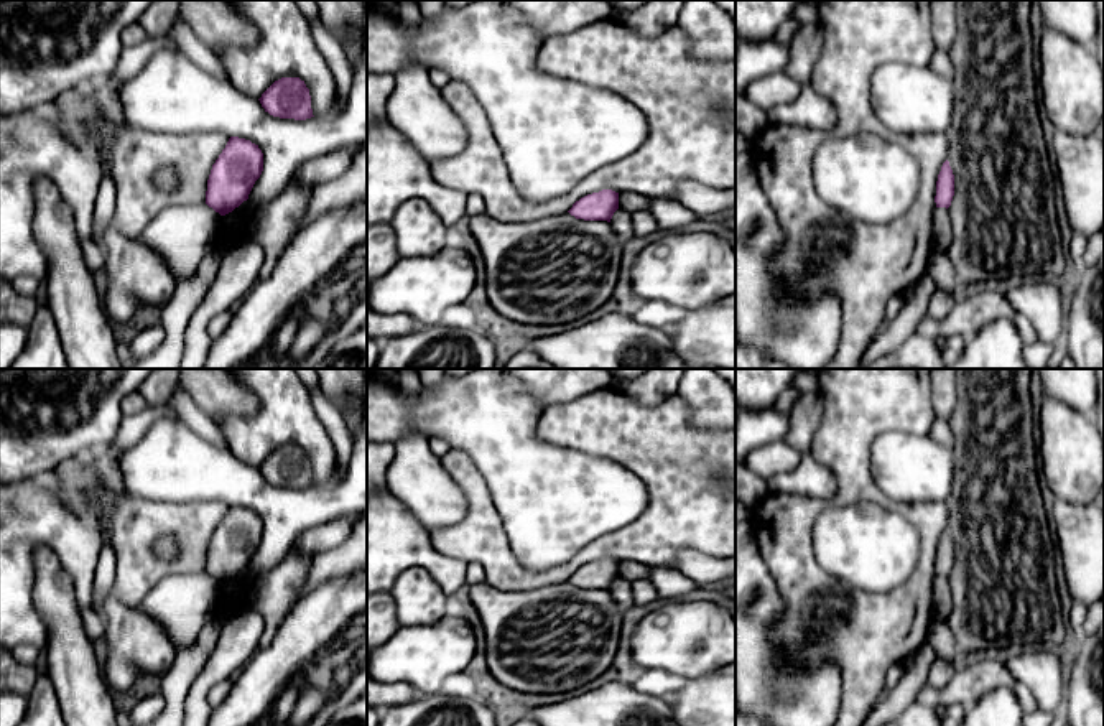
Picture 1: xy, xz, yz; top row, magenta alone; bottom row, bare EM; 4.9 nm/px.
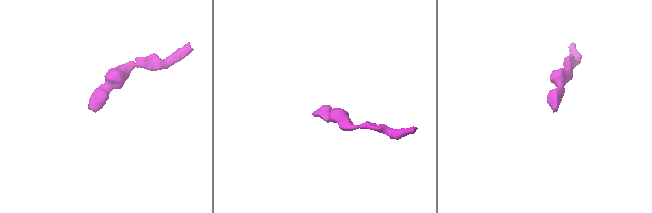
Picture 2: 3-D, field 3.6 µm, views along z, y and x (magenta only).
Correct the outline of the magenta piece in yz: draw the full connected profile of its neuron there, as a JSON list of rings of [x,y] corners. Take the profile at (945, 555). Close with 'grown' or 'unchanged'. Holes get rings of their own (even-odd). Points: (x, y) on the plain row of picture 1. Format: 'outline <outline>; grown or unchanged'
outline [[[946,528],[941,535],[936,550],[936,565],[935,565],[936,576],[948,578],[951,575],[953,565],[954,565],[954,543],[949,535],[949,530]]]; unchanged

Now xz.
outline [[[602,558],[599,561],[592,561],[581,566],[573,573],[573,576],[568,581],[576,588],[610,591],[617,578],[619,561],[612,558]]]; unchanged

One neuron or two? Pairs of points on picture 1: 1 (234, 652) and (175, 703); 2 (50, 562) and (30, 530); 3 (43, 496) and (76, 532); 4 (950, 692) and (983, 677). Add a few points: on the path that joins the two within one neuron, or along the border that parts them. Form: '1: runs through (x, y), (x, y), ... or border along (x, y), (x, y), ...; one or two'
1: border along (183, 702), (185, 708); two
2: border along (35, 549), (50, 549), (68, 573); two
3: runs through (48, 506), (66, 524); one
4: runs through (958, 690), (974, 680); one

